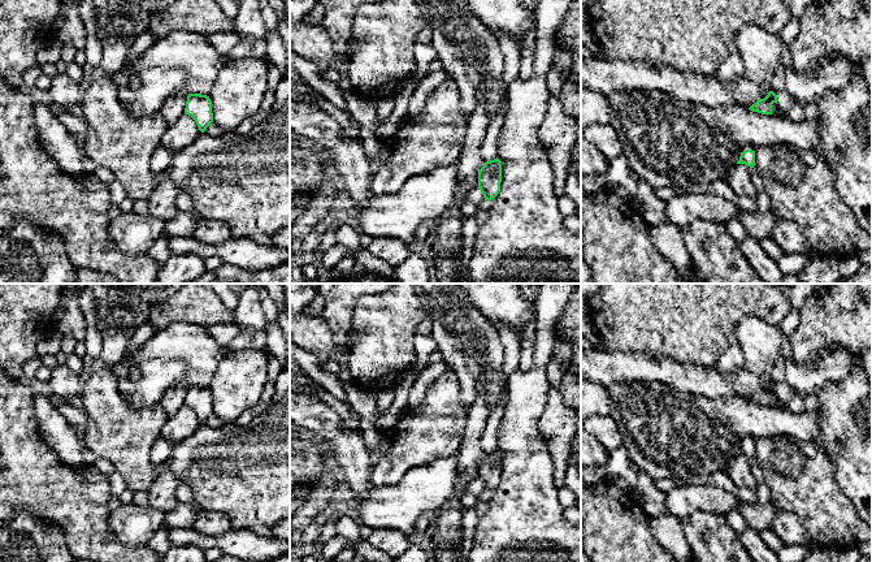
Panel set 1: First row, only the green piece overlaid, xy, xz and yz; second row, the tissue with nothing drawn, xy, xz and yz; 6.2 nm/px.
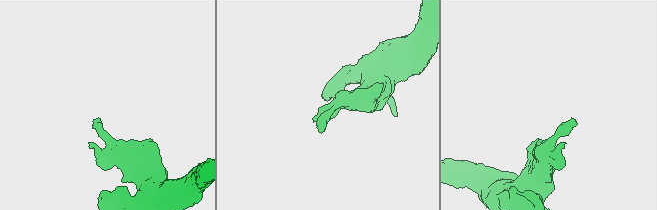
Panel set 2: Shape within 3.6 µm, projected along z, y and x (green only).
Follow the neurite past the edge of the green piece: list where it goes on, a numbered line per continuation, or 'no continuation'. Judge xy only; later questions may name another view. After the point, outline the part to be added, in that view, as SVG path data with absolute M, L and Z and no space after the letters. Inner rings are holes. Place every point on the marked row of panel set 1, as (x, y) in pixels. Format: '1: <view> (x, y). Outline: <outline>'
no continuation

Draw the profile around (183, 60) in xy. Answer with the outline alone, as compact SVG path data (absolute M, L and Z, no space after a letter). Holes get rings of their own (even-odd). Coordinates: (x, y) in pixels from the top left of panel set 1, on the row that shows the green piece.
M187 30L170 33L155 40L138 59L126 57L123 66L130 68L130 81L126 87L117 87L118 100L134 117L146 117L160 112L165 100L178 91L209 96L225 64L226 55L220 53L207 36Z

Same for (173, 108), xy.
M186 90L170 95L160 109L161 116L168 126L177 122L183 114L186 108L188 92Z

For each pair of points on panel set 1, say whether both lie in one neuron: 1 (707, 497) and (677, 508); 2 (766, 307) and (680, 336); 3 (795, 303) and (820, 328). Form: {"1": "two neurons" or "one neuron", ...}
{"1": "one neuron", "2": "one neuron", "3": "two neurons"}

